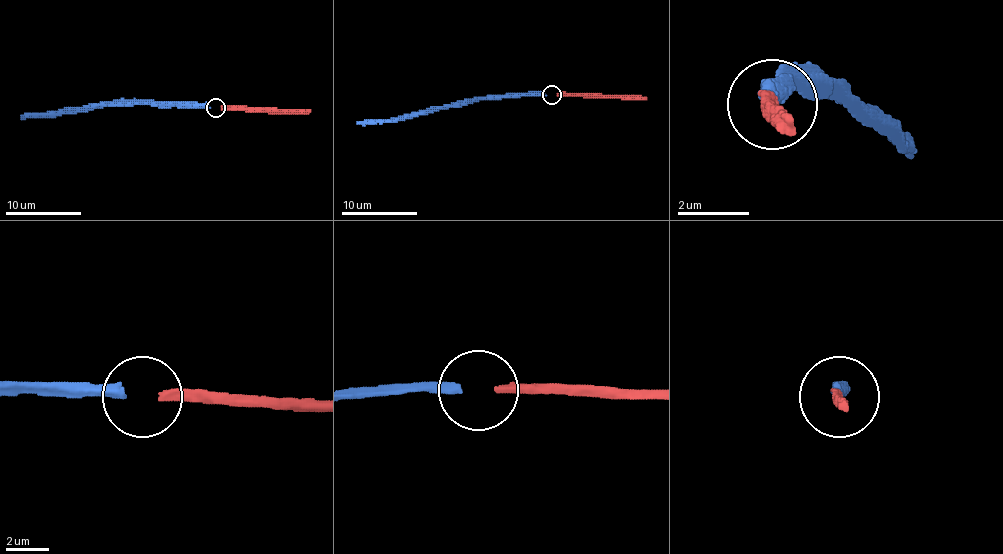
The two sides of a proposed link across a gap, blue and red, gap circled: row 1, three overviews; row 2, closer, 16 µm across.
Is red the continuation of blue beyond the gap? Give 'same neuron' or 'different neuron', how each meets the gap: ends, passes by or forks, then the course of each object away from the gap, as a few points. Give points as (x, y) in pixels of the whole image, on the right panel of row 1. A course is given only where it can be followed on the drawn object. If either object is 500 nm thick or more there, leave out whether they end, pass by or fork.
same neuron; blue ends there; red ends there; blue runs (775, 104), (793, 86), (838, 86), (910, 158); red runs (775, 104), (793, 122)

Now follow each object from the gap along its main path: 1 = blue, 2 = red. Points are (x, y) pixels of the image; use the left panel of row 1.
1: (210, 108), (91, 104), (57, 115), (29, 115), (21, 119)
2: (221, 108), (310, 111)

